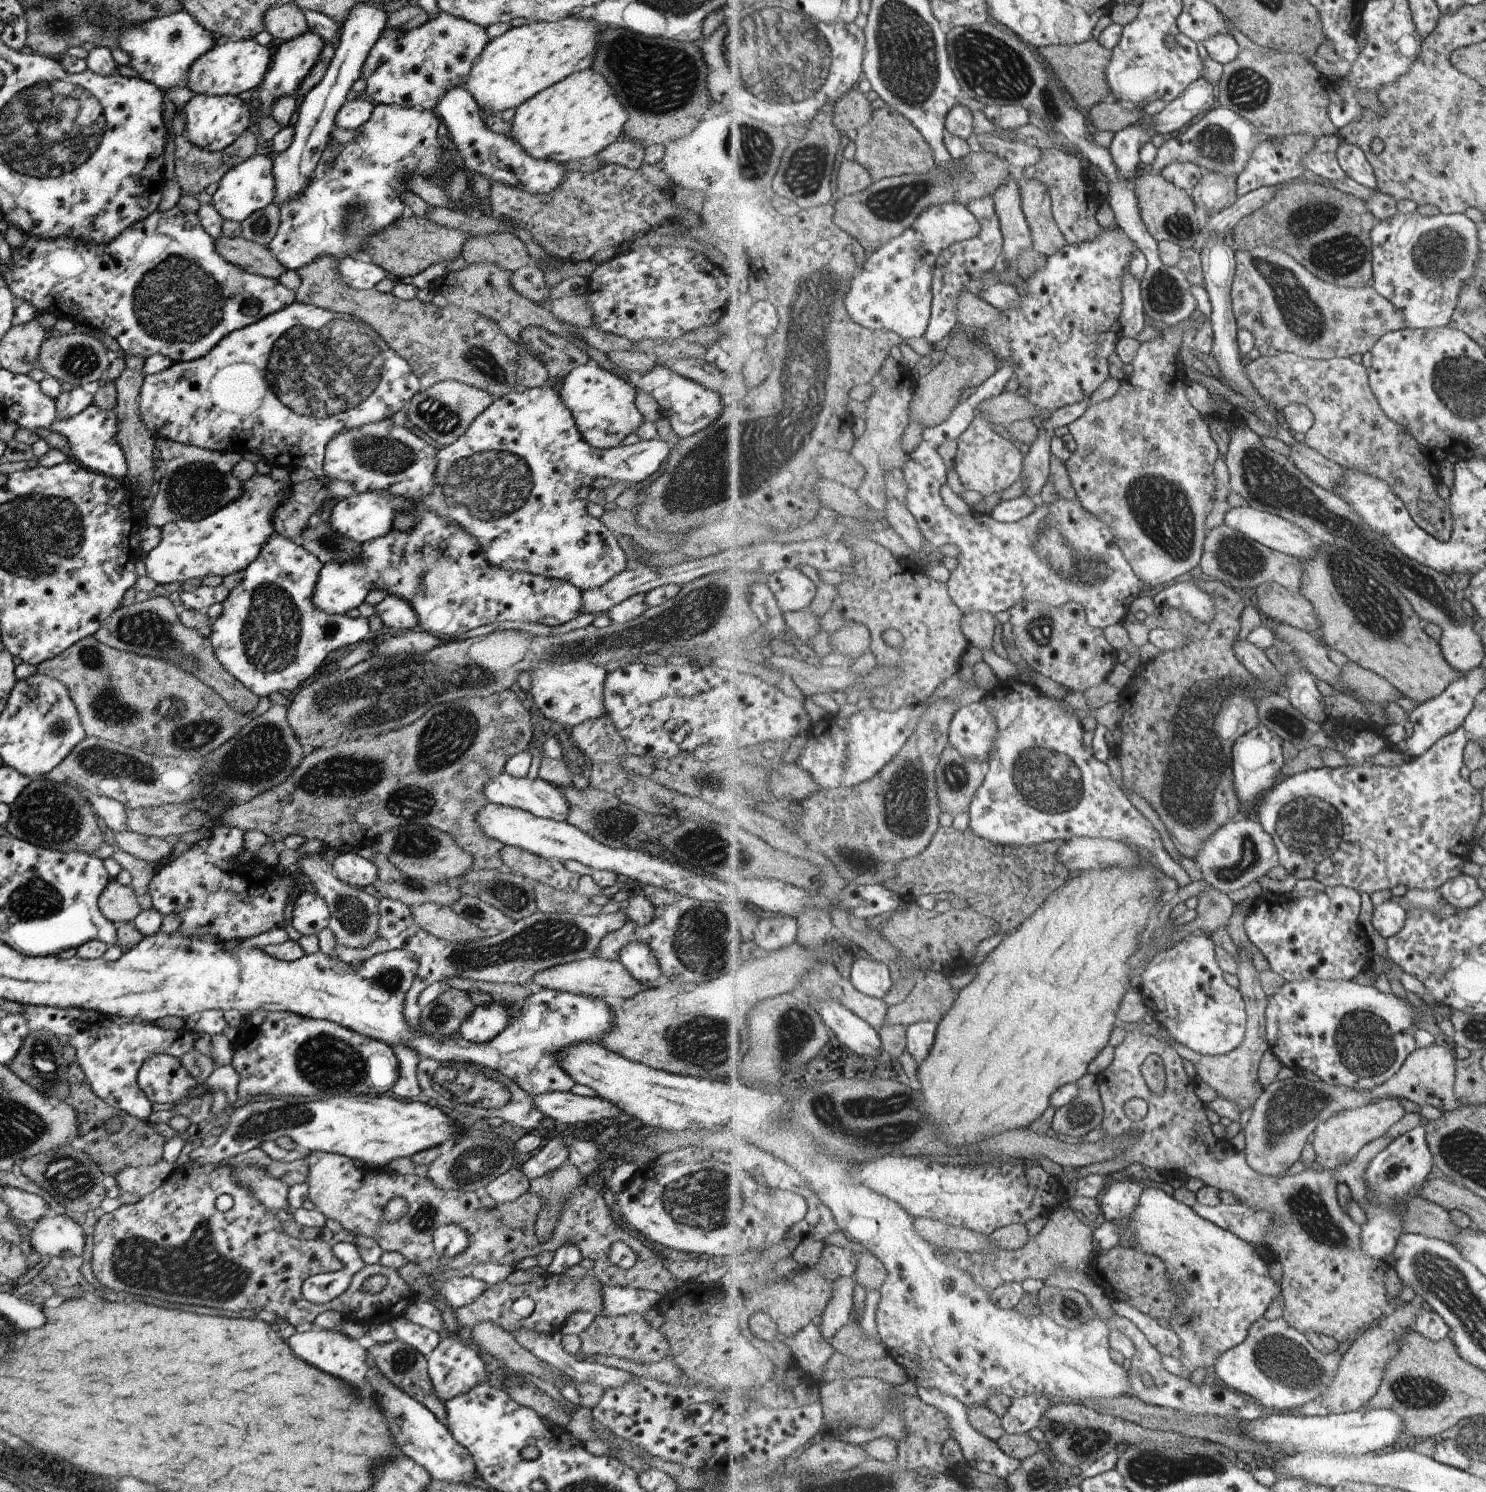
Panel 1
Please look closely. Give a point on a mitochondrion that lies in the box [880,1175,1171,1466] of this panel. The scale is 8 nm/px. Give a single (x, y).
(1085, 1441)

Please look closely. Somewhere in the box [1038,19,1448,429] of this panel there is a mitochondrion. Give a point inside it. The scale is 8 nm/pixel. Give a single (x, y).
(1338, 254)

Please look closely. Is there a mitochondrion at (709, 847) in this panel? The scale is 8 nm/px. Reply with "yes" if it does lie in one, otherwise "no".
yes

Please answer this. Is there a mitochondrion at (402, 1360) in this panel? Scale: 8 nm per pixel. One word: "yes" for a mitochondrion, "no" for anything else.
yes

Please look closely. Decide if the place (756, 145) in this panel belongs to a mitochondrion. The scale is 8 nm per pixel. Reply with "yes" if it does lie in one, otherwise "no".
yes

